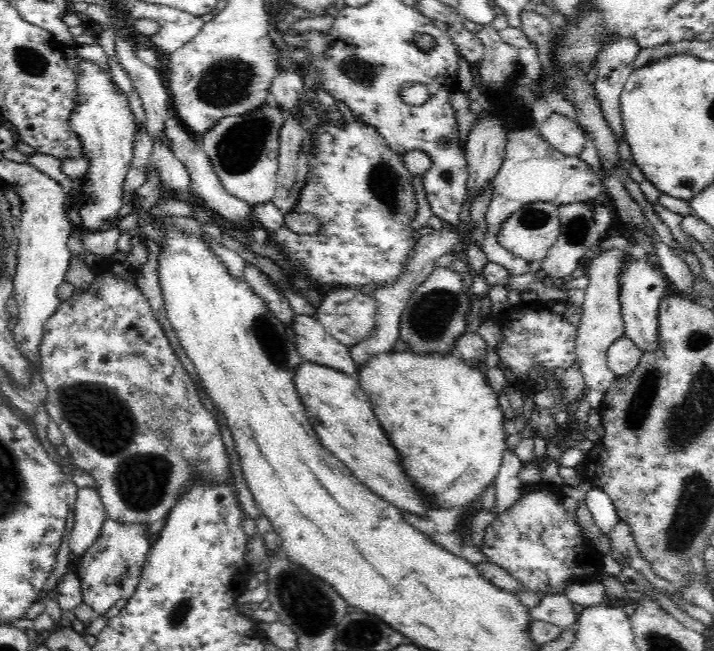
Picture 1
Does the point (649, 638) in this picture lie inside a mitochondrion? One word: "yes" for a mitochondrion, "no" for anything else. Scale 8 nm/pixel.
yes

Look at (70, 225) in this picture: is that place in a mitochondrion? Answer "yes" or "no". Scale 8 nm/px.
no

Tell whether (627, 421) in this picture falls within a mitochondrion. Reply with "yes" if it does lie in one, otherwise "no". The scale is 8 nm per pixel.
no

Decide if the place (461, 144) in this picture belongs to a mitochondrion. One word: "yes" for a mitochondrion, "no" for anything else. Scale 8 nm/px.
no

